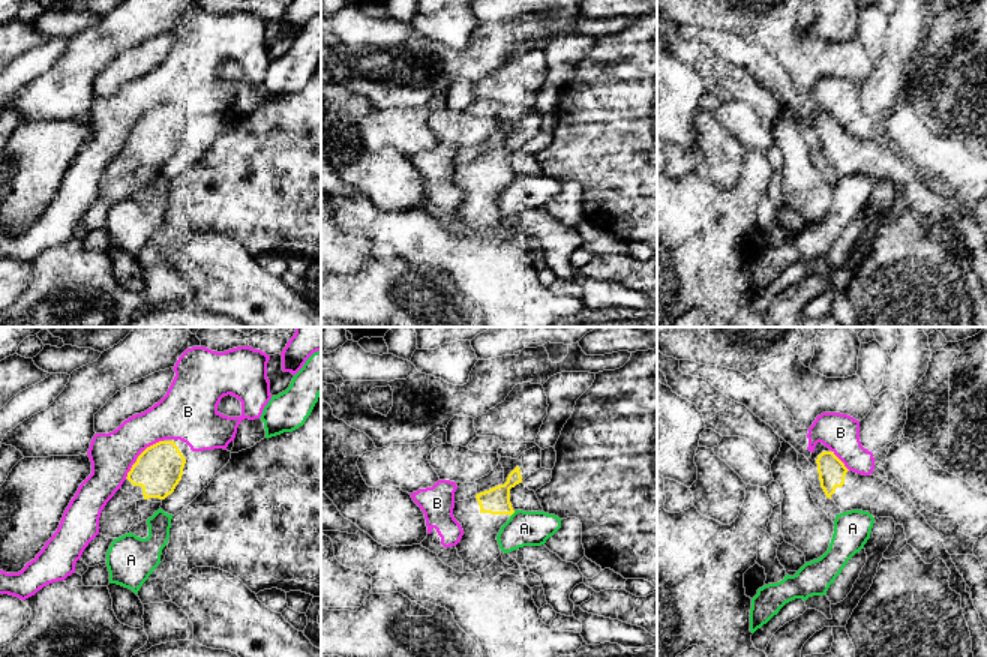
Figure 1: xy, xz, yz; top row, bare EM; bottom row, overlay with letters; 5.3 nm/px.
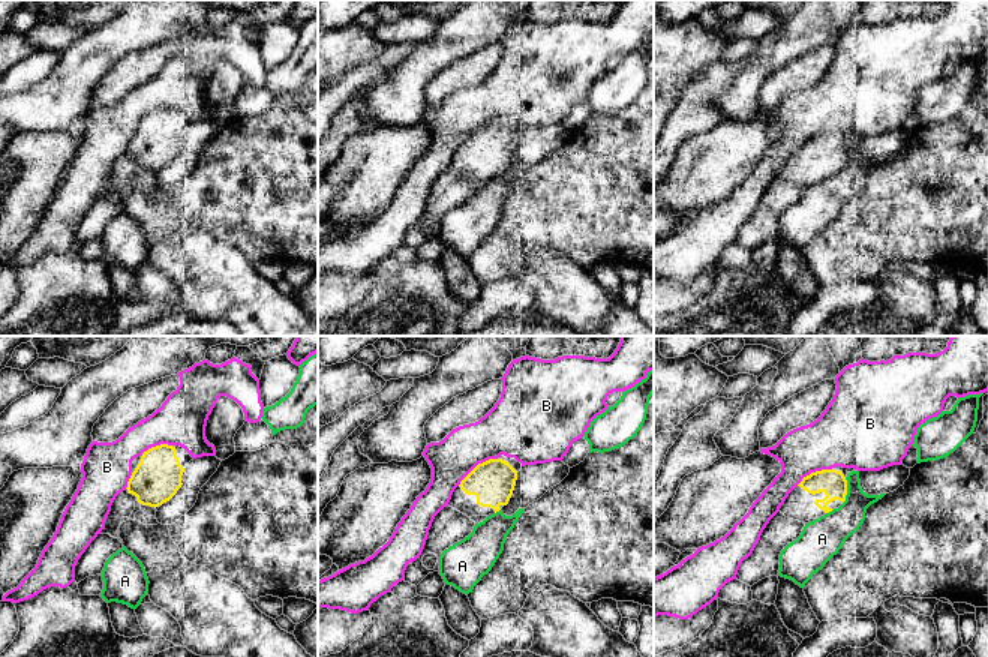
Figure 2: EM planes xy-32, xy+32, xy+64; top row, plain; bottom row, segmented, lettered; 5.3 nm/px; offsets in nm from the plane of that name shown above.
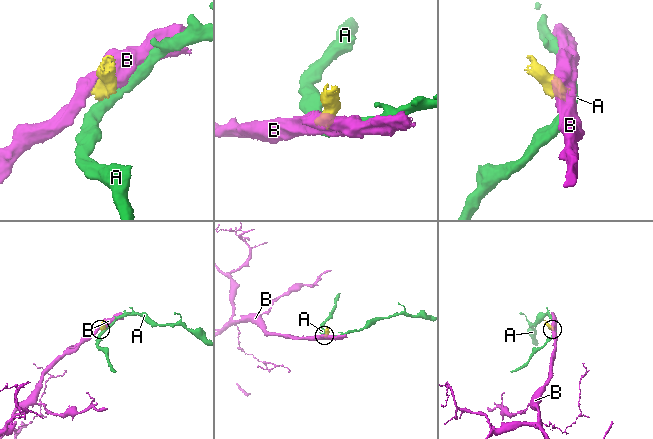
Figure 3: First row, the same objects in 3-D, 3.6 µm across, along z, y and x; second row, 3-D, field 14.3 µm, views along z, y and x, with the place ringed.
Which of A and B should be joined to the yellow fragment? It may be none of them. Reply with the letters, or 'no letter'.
no letter

